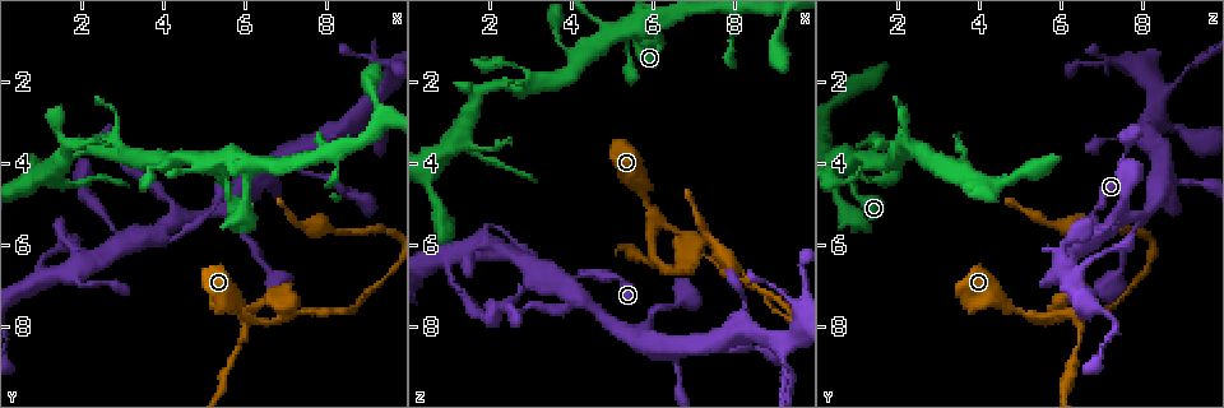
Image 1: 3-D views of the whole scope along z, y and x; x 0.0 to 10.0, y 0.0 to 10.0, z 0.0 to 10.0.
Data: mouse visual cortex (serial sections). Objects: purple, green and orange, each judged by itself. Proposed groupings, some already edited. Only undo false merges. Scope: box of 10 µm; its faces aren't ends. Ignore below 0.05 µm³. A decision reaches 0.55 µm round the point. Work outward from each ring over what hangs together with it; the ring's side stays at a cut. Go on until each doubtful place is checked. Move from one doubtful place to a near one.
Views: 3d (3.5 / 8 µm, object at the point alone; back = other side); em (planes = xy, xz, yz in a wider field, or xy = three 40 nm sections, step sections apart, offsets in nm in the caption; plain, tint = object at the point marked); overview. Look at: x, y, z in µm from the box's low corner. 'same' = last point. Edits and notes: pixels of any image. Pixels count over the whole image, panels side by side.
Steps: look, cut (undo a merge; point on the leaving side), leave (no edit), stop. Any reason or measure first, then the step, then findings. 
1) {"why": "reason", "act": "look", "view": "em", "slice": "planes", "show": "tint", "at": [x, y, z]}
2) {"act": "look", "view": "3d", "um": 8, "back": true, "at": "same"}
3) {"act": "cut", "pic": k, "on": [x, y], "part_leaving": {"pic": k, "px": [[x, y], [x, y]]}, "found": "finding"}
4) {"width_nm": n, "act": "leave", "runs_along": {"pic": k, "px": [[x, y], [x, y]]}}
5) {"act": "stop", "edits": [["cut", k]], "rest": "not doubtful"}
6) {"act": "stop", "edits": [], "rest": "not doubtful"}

{"why": "four or more arms meet", "act": "look", "view": "3d", "um": 3.5, "at": [3.55, 5.85, 6.80]}

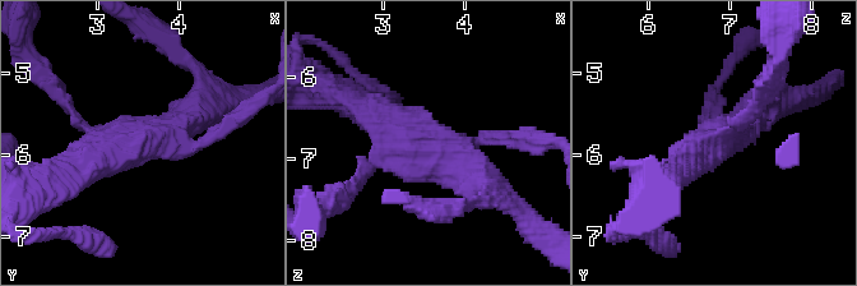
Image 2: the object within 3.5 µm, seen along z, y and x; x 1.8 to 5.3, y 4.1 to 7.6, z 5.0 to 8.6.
{"arms": 4, "arm_widths_nm": [150, 150, 350, 400], "why": "shape alone is not enough", "act": "look", "view": "em", "slice": "xy", "step": 5, "show": "tint", "at": [3.60, 5.85, 6.85]}

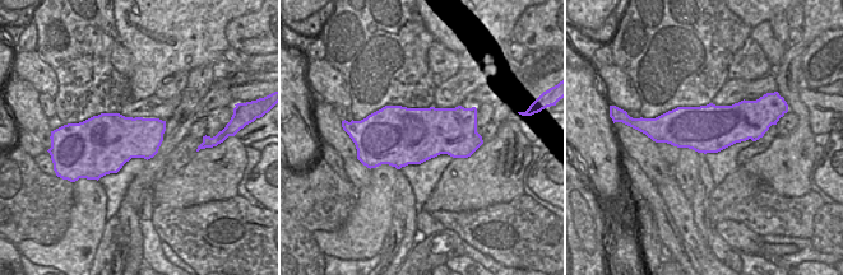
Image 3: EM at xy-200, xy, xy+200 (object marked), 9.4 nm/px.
{"act": "leave", "runs_along": {"pic": 2, "px": [[211, 137], [129, 141], [63, 176]]}, "found": "all the same cell"}

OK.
{"why": "branch point", "act": "look", "view": "3d", "um": 3.5, "back": true, "at": [6.05, 7.80, 5.30]}

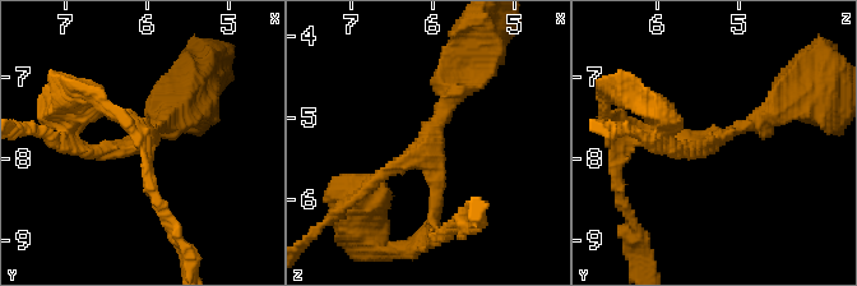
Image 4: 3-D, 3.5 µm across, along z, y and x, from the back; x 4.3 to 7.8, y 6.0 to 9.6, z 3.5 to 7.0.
{"act": "look", "view": "em", "slice": "planes", "show": "tint", "at": [6.05, 7.75, 5.35]}

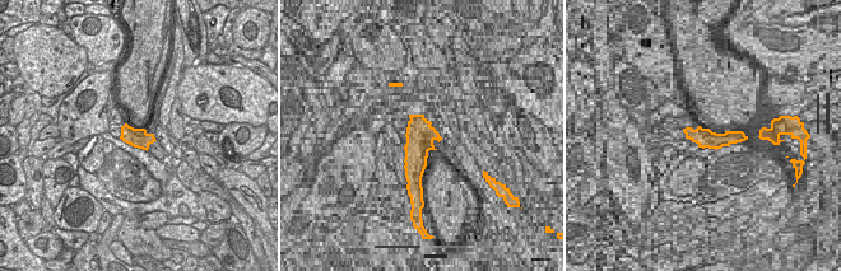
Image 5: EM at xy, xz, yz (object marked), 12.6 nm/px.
{"why": "cut it another way", "act": "look", "view": "em", "slice": "xy", "step": 1, "show": "tint", "at": "same"}

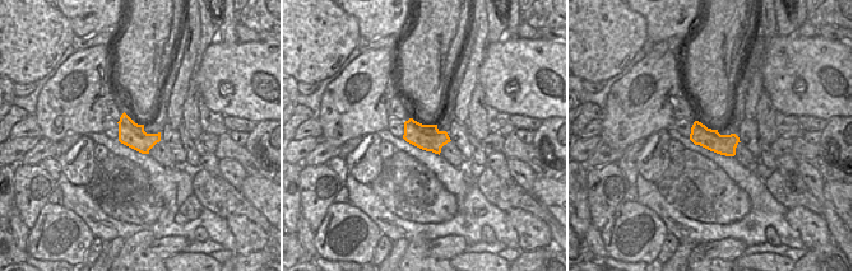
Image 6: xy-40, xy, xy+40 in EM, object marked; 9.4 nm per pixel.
{"arm_widths_nm": [150, 150, 300], "act": "leave", "found": "all the same cell"}

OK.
{"why": "arms part here", "act": "look", "view": "3d", "um": 3.5, "at": [7.00, 7.80, 5.90]}

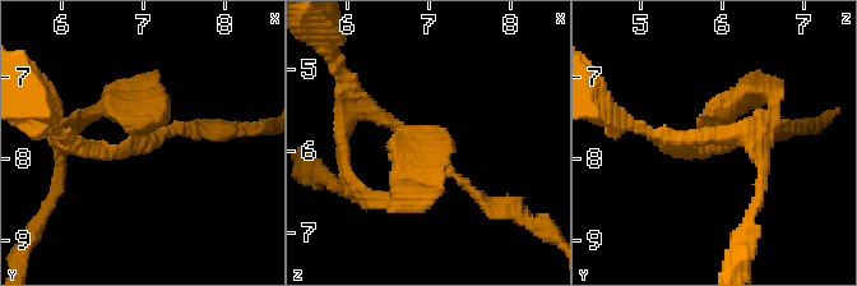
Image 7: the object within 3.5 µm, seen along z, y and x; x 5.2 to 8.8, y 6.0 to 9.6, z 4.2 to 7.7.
{"arms": 3, "arm_widths_nm": [150, 200, 350], "why": "now the EM", "act": "look", "view": "em", "slice": "planes", "show": "tint", "at": [6.95, 7.75, 5.90]}

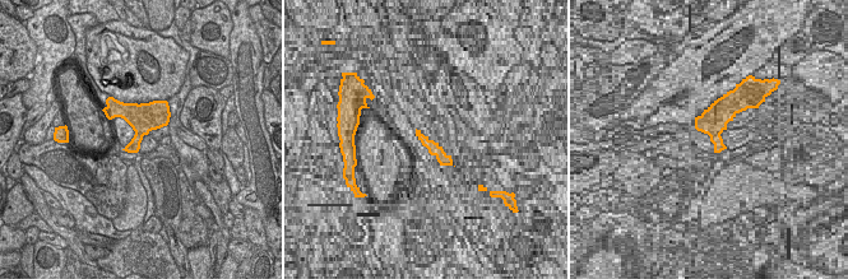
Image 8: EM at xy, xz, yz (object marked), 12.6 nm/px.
{"width_nm": 360, "act": "leave", "runs_along": {"pic": 7, "px": [[352, 97], [403, 129], [490, 204]]}, "found": "one cell here"}

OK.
{"why": "abrupt turn", "act": "look", "view": "3d", "um": 8, "at": [6.00, 7.80, 6.40]}

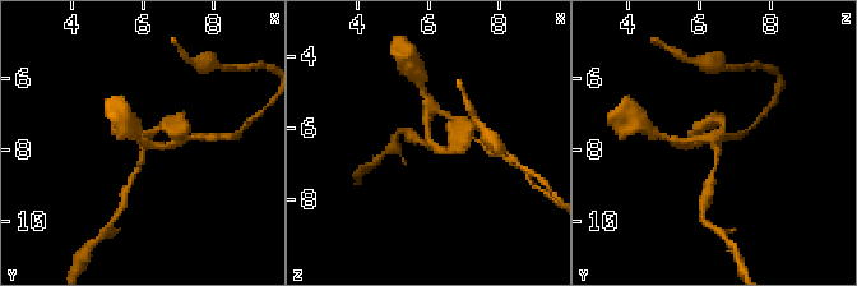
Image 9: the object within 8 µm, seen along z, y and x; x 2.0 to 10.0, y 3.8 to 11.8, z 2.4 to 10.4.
{"act": "look", "view": "em", "slice": "planes", "show": "tint", "at": "same"}

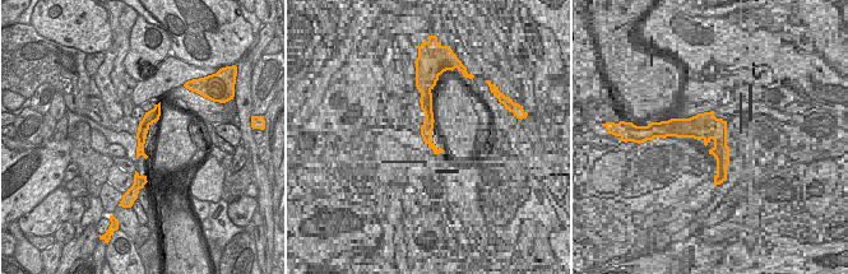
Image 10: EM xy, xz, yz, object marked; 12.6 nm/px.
{"act": "leave", "runs_along": {"pic": 10, "px": [[157, 107], [143, 128], [139, 152]]}, "found": "all the same cell"}

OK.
{"act": "stop", "edits": [], "rest": "not doubtful"}

